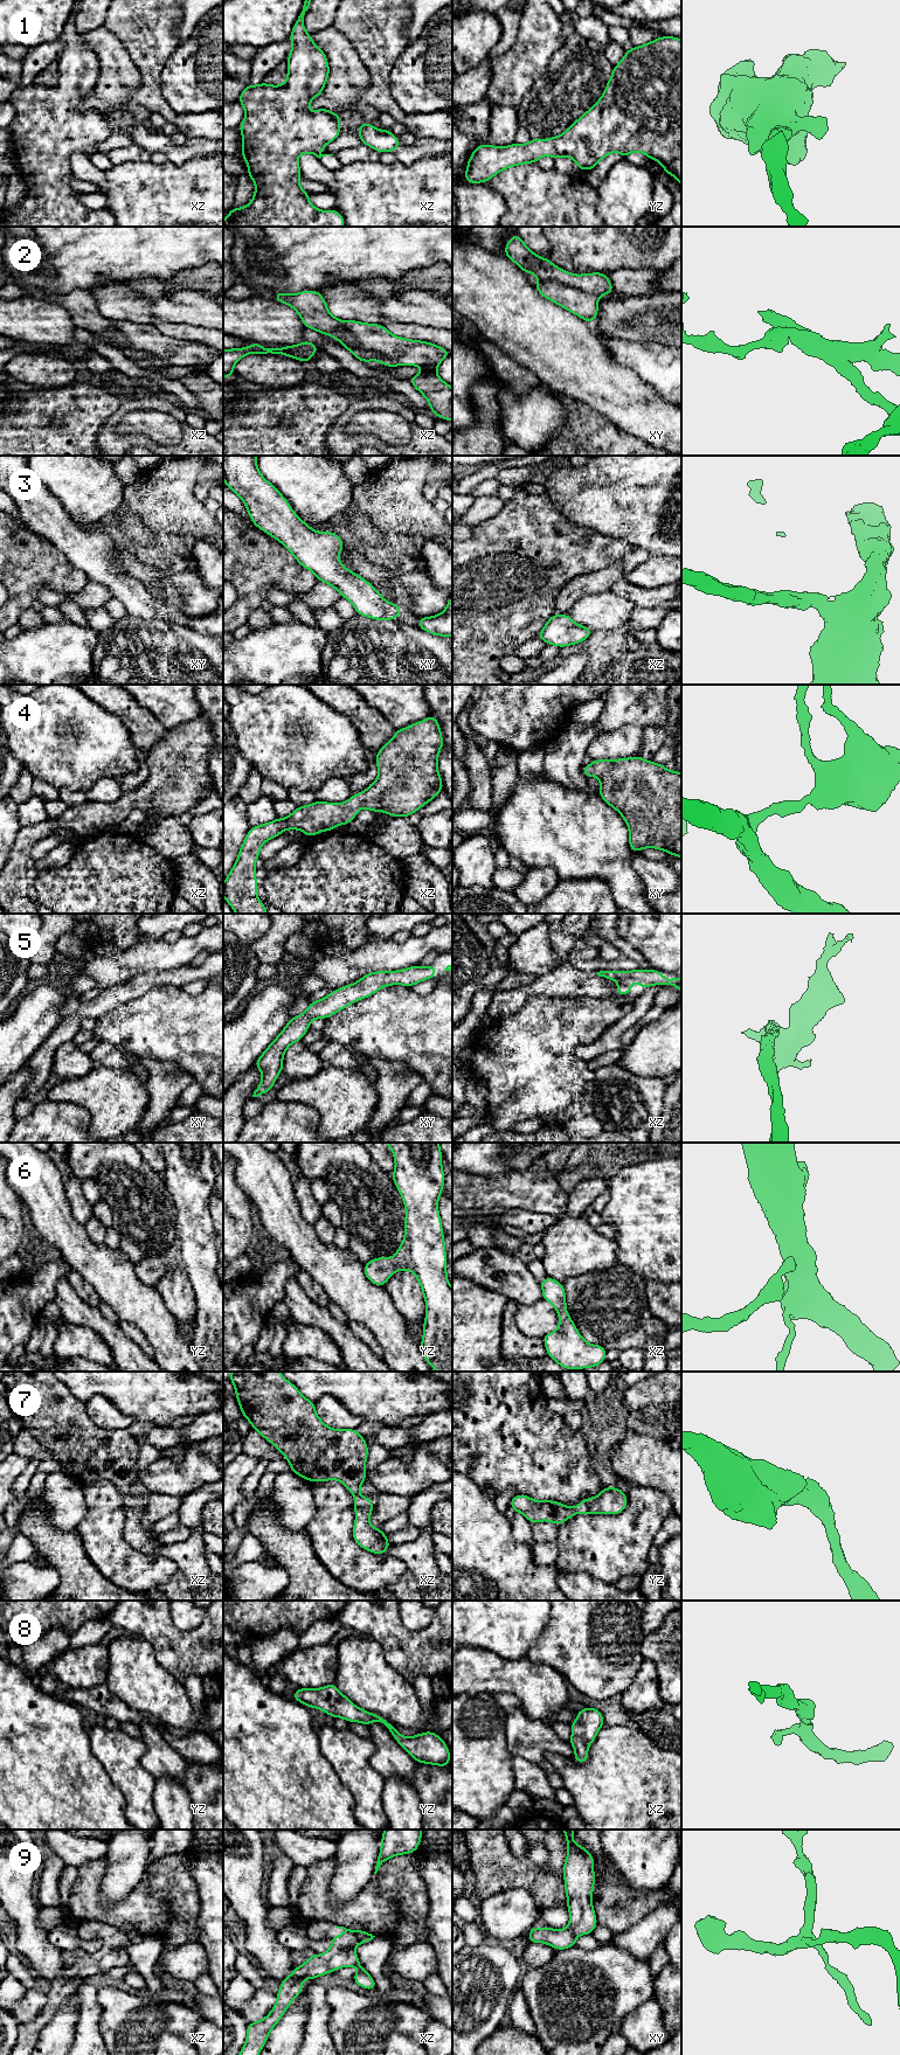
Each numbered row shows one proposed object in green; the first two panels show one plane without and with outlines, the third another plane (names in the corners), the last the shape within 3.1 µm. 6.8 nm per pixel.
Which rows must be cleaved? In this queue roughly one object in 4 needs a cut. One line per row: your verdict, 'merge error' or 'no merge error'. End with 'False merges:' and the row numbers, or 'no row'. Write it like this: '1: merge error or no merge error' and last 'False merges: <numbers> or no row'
1: no merge error
2: merge error
3: no merge error
4: no merge error
5: no merge error
6: no merge error
7: no merge error
8: no merge error
9: no merge error
False merges: 2

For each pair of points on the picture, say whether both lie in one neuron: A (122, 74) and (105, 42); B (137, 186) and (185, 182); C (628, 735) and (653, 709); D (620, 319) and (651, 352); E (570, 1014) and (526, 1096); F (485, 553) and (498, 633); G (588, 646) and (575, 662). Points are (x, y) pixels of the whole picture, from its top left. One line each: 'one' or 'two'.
A: one
B: one
C: two
D: two
E: one
F: one
G: two

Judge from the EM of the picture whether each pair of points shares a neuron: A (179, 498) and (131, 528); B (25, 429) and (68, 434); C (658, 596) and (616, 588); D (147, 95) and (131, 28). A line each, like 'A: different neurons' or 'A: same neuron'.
A: different neurons
B: same neuron
C: same neuron
D: same neuron

